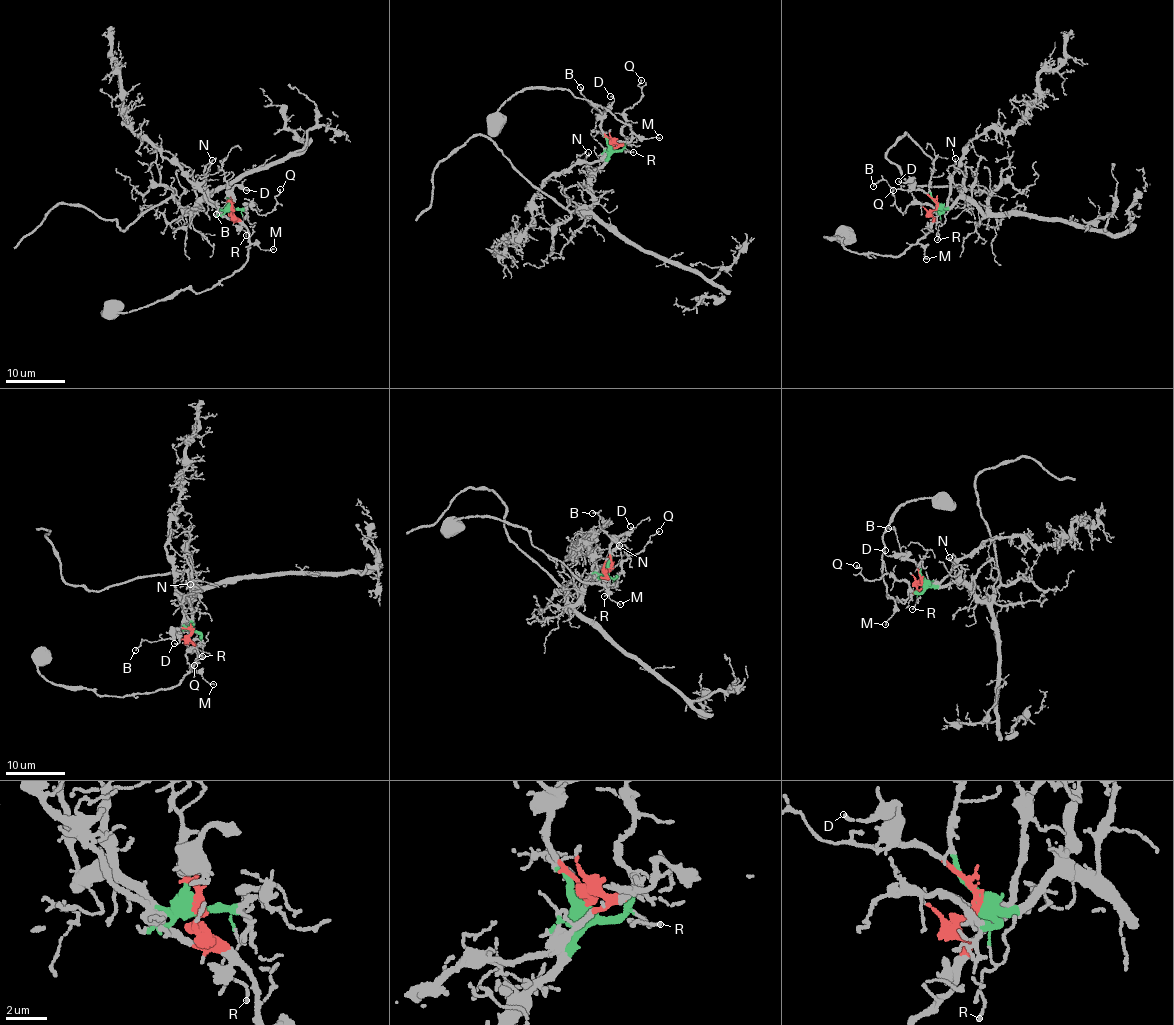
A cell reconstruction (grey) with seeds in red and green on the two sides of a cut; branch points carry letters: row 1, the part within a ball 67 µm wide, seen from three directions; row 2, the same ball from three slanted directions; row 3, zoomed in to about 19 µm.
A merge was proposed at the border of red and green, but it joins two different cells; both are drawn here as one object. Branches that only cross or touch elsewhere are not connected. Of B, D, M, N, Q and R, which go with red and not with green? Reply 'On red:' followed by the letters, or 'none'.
On red: B, D, M

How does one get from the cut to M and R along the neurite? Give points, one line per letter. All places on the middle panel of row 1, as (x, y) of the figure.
M: (611, 146), (614, 143), (621, 145), (634, 133), (650, 138), (660, 138)
R: (611, 146), (633, 152)

